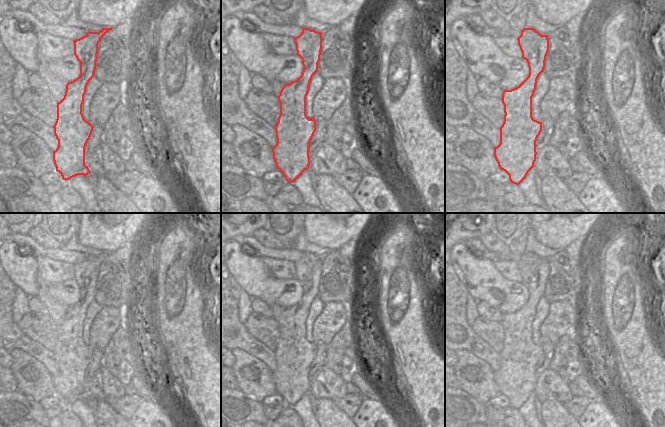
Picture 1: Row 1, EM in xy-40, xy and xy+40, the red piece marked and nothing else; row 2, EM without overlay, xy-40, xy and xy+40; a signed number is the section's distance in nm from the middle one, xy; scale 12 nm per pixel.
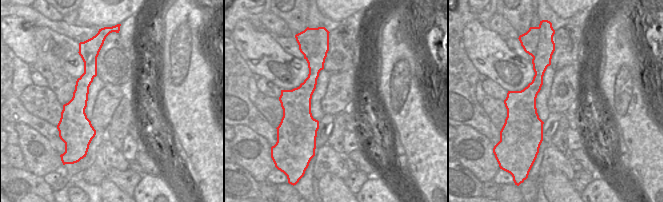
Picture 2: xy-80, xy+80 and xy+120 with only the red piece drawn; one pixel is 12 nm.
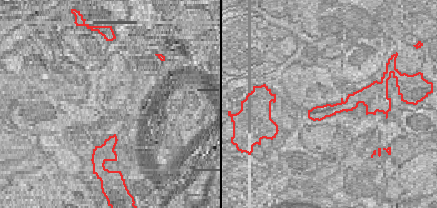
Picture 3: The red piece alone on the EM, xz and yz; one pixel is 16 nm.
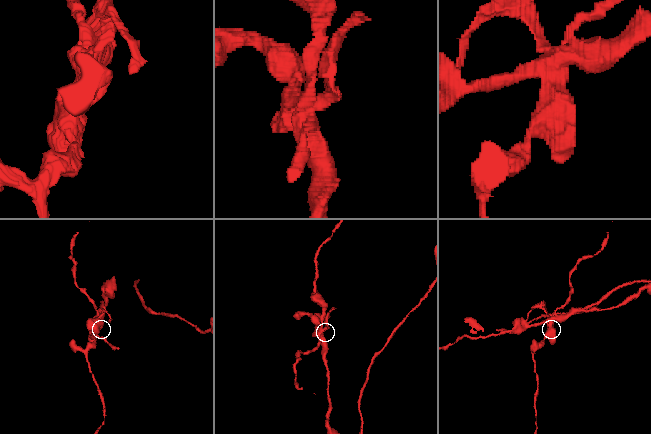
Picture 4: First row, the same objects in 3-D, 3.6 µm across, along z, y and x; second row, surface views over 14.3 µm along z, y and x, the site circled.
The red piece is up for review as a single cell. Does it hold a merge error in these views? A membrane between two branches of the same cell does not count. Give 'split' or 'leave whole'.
split

